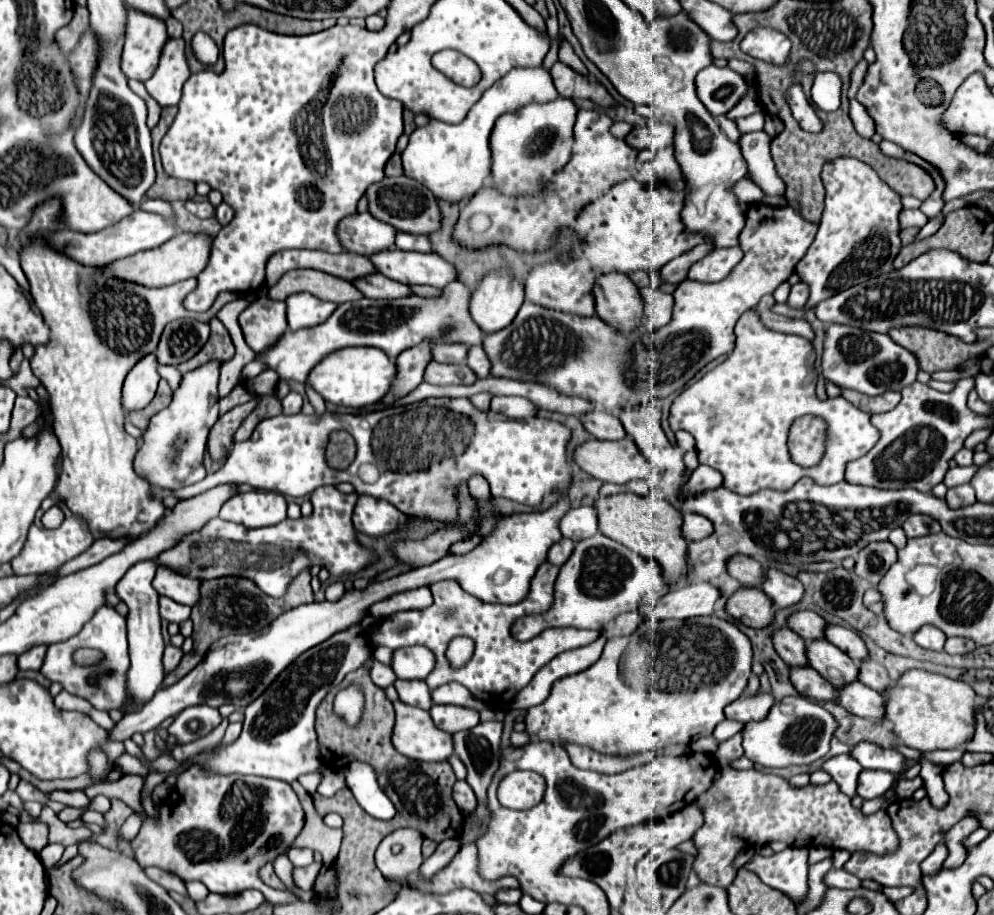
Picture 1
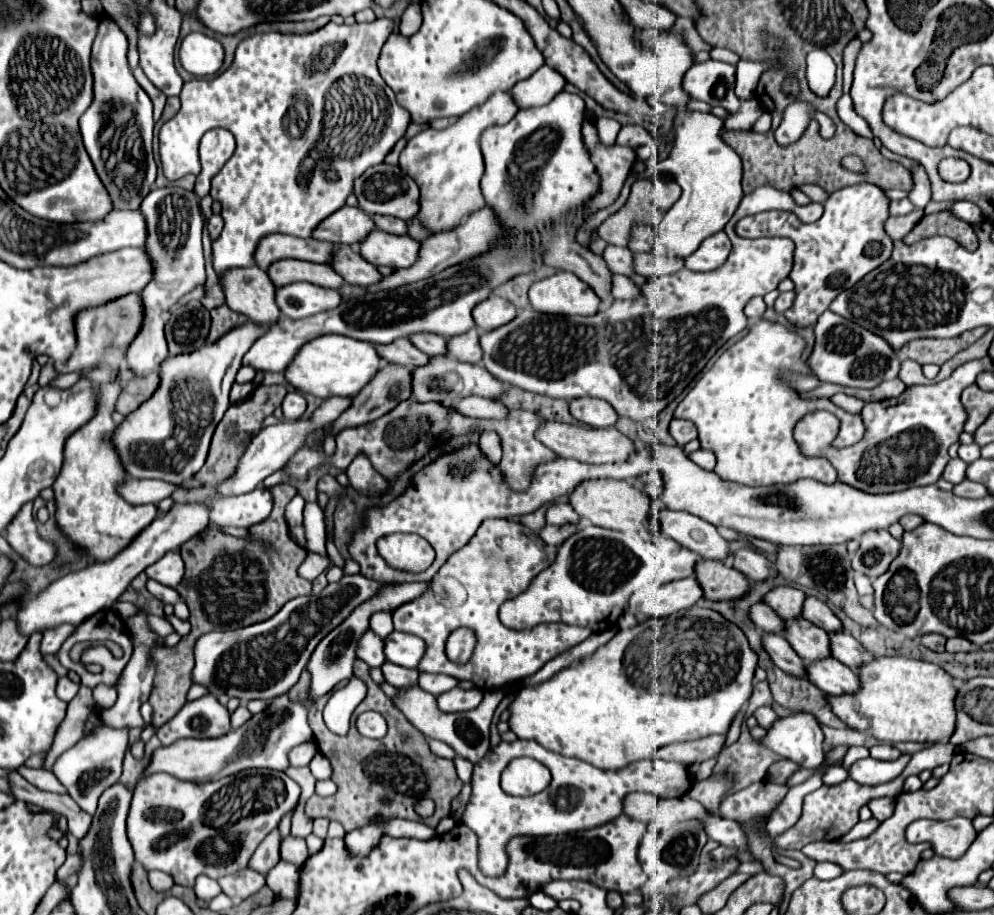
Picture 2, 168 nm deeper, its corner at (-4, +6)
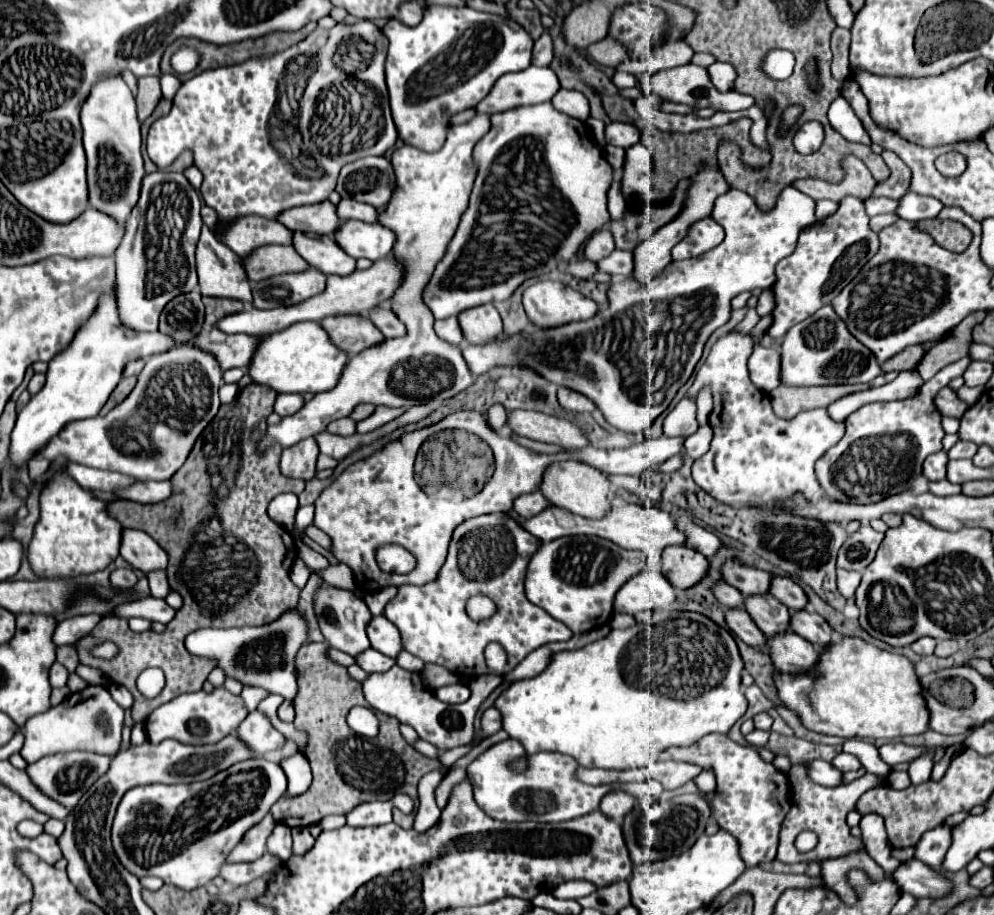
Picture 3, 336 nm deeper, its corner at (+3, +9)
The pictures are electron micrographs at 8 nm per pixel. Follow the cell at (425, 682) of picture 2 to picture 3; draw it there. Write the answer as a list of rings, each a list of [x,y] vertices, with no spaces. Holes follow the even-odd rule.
[[[401,651],[399,657],[397,657],[397,665],[411,671],[411,673],[421,673],[425,669],[425,663],[413,655],[409,655],[407,651]]]

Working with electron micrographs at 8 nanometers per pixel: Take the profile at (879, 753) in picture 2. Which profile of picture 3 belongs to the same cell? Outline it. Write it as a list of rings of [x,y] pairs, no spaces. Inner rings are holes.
[[[887,743],[887,745],[879,747],[881,759],[891,767],[895,767],[895,765],[899,765],[903,761],[913,761],[925,751],[927,751],[925,747],[909,747],[905,743]]]

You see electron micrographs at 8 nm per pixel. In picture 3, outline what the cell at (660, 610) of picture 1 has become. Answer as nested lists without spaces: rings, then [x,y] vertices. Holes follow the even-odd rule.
[[[645,569],[631,577],[615,595],[613,609],[617,613],[635,615],[641,611],[667,609],[675,601],[675,587],[663,573]]]

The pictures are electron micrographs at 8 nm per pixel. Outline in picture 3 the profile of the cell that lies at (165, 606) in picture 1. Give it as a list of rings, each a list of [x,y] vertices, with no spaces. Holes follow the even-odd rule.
[[[115,569],[111,573],[111,583],[121,589],[129,589],[137,583],[137,575],[133,573],[133,569]]]

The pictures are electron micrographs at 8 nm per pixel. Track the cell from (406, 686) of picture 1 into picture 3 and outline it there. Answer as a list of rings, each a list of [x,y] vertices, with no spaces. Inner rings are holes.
[[[367,649],[361,655],[357,655],[355,659],[357,659],[357,665],[367,673],[383,673],[383,671],[389,671],[395,665],[395,659],[383,655],[375,649]]]

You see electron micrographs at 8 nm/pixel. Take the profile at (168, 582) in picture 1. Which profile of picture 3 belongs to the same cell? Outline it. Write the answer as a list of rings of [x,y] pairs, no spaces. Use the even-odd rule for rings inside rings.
[[[123,529],[121,557],[133,569],[143,571],[145,575],[151,571],[163,571],[169,563],[167,553],[159,547],[157,541],[153,541],[143,531],[133,531],[133,529]]]

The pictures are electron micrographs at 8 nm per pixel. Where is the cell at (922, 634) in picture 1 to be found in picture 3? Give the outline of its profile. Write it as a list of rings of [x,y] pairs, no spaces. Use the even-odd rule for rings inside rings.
[[[921,637],[921,639],[917,639],[917,641],[911,645],[911,649],[913,649],[915,653],[919,653],[919,655],[933,655],[935,645],[937,645],[937,641],[935,641],[933,637]]]

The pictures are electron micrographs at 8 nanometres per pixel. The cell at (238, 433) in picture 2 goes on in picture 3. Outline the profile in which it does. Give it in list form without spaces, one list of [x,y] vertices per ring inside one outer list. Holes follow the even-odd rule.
[[[251,383],[239,391],[239,395],[233,403],[221,405],[215,419],[205,427],[205,431],[197,439],[185,465],[171,477],[173,497],[169,497],[161,503],[155,503],[155,505],[143,505],[143,503],[135,503],[135,501],[113,501],[109,505],[111,515],[115,519],[119,519],[123,523],[123,527],[149,533],[167,551],[167,555],[169,555],[169,565],[167,565],[169,587],[183,597],[183,607],[177,611],[175,619],[167,625],[167,629],[163,633],[153,633],[153,631],[133,633],[129,629],[127,619],[107,615],[99,621],[99,625],[87,637],[83,637],[79,641],[79,661],[83,665],[89,665],[89,667],[103,671],[111,683],[123,685],[133,693],[135,703],[133,703],[131,715],[133,715],[135,723],[143,723],[151,715],[151,711],[155,711],[165,701],[169,701],[181,693],[199,691],[203,687],[213,665],[201,665],[201,659],[187,655],[183,641],[191,631],[201,629],[201,627],[263,625],[263,623],[277,619],[283,611],[297,607],[301,589],[289,579],[289,569],[295,561],[293,557],[297,557],[295,539],[281,525],[277,525],[275,521],[269,519],[267,505],[279,493],[301,493],[305,487],[305,481],[289,479],[289,477],[283,477],[279,473],[281,447],[271,449],[261,459],[255,455],[255,445],[261,439],[265,425],[267,425],[265,419],[267,419],[267,415],[273,413],[275,397],[277,397],[277,393],[271,387]],[[101,641],[115,641],[119,645],[119,655],[111,661],[95,659],[89,653],[89,649]],[[147,667],[163,669],[165,679],[167,679],[163,691],[153,699],[143,697],[135,685],[139,673],[145,671]]]

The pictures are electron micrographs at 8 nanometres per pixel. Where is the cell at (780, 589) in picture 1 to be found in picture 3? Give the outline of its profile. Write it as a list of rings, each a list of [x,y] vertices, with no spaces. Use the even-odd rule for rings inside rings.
[[[677,521],[677,525],[681,527],[681,531],[685,531],[687,535],[687,547],[703,553],[705,557],[713,557],[719,553],[719,549],[723,547],[723,543],[719,541],[719,537],[695,523],[685,523],[685,521]]]

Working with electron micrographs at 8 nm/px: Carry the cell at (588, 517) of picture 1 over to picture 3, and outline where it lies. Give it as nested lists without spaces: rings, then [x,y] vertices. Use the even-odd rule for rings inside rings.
[[[533,491],[529,495],[521,495],[519,499],[515,499],[513,509],[523,515],[523,517],[533,517],[537,513],[541,513],[545,507],[549,507],[549,501],[545,499],[545,495],[541,491]]]

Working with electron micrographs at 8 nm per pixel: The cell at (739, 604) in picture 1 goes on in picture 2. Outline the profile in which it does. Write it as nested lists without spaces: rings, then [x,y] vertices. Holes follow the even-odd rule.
[[[700,560],[694,566],[696,580],[706,600],[734,600],[748,592],[748,580],[724,560]]]

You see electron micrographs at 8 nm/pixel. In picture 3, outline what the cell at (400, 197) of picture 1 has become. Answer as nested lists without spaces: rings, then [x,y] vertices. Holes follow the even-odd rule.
[[[363,157],[341,169],[337,193],[385,209],[395,191],[393,175],[393,167],[385,157]]]

